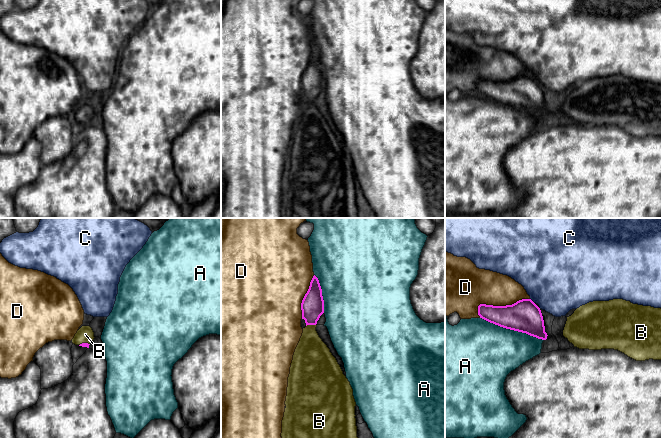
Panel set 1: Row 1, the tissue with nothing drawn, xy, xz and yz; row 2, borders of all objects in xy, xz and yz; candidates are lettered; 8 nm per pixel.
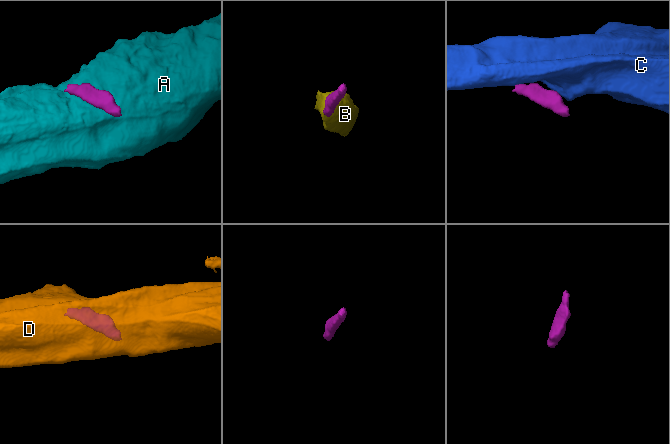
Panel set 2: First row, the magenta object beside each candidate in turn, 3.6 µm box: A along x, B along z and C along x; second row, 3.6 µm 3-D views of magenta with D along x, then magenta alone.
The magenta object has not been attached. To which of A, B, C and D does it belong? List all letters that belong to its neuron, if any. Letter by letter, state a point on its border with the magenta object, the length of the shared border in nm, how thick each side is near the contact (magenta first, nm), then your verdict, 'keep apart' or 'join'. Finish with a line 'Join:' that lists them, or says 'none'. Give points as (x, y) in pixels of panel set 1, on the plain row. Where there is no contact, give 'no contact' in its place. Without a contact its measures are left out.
A: meets magenta in yz at (512, 105); contact 550 nm long; 260 nm thick on the magenta side, 440 nm on the other; keep apart
B: meets magenta in xz at (310, 100); contact 80 nm long; 190 nm thick on the magenta side, 280 nm on the other; join
C: meets magenta in yz at (532, 77); contact 60 nm long; 260 nm thick on the magenta side, 480 nm on the other; keep apart
D: meets magenta in yz at (499, 82); contact 440 nm long; 260 nm thick on the magenta side, 300 nm on the other; keep apart
Join: B

